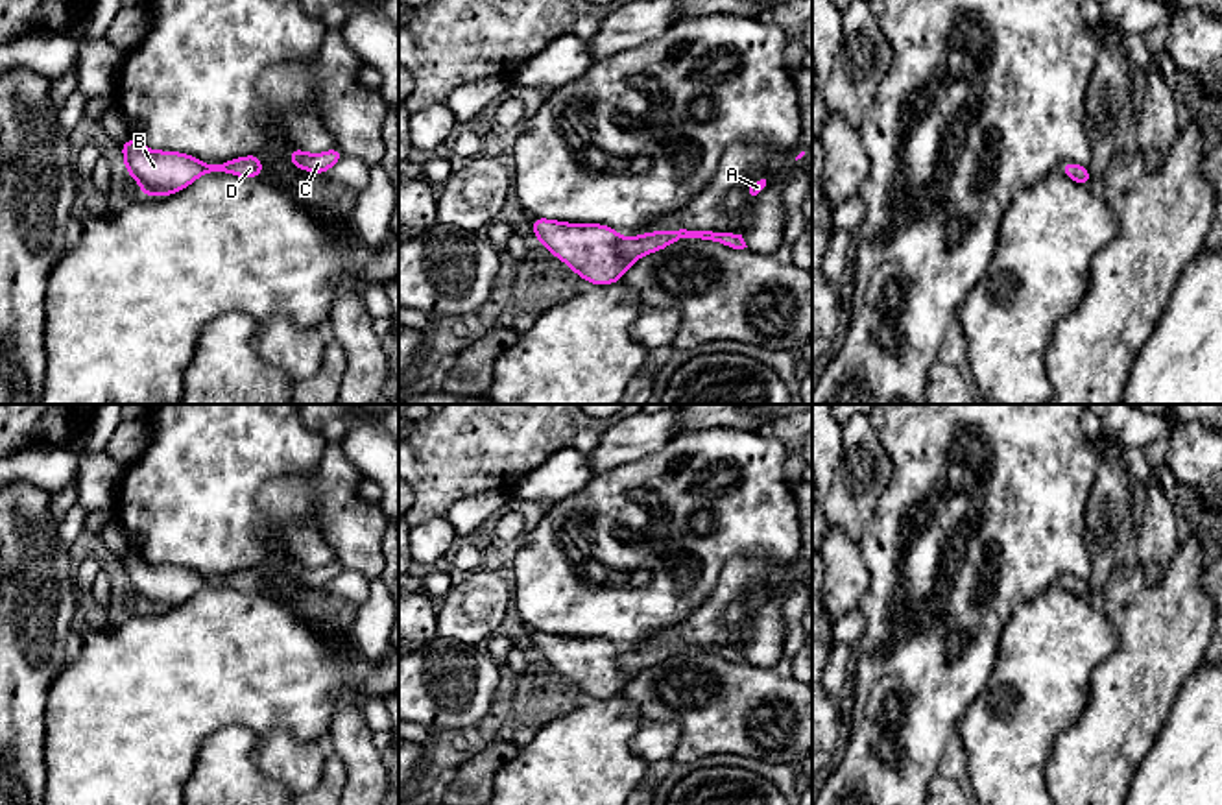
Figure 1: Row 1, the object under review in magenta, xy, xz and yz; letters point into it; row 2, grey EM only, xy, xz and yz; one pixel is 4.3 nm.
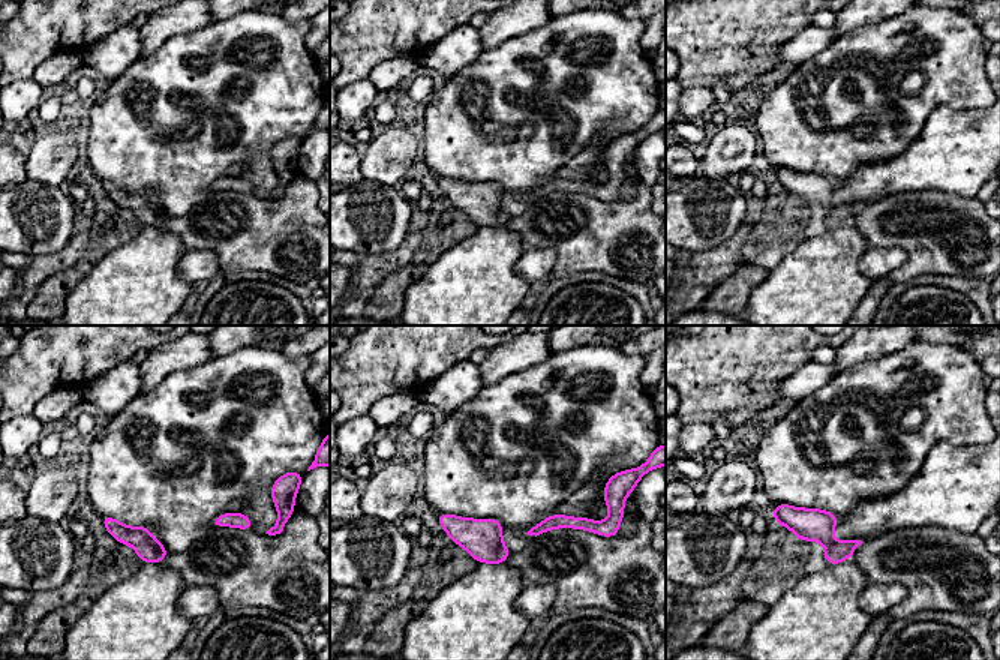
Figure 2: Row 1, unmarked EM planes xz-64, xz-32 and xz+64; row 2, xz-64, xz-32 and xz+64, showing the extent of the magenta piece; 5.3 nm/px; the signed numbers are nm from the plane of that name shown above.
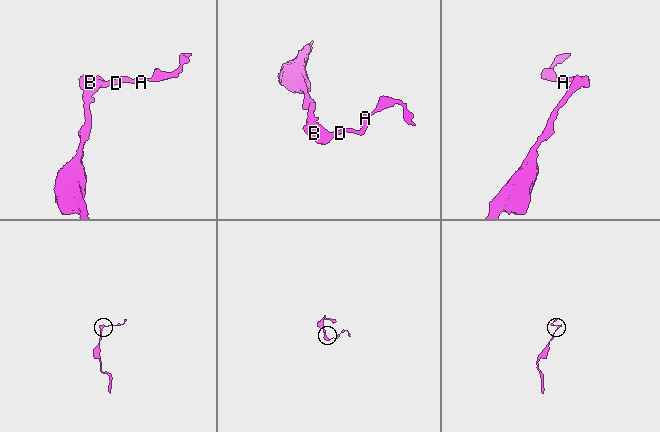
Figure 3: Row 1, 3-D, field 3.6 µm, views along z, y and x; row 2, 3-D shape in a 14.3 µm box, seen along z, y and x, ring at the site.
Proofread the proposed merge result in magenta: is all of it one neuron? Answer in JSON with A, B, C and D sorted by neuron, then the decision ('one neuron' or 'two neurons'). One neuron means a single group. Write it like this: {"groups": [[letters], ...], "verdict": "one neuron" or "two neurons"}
{"groups": [["A", "B", "C", "D"]], "verdict": "one neuron"}

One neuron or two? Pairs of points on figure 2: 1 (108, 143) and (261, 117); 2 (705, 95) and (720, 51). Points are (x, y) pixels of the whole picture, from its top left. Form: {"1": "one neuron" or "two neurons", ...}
{"1": "one neuron", "2": "two neurons"}

